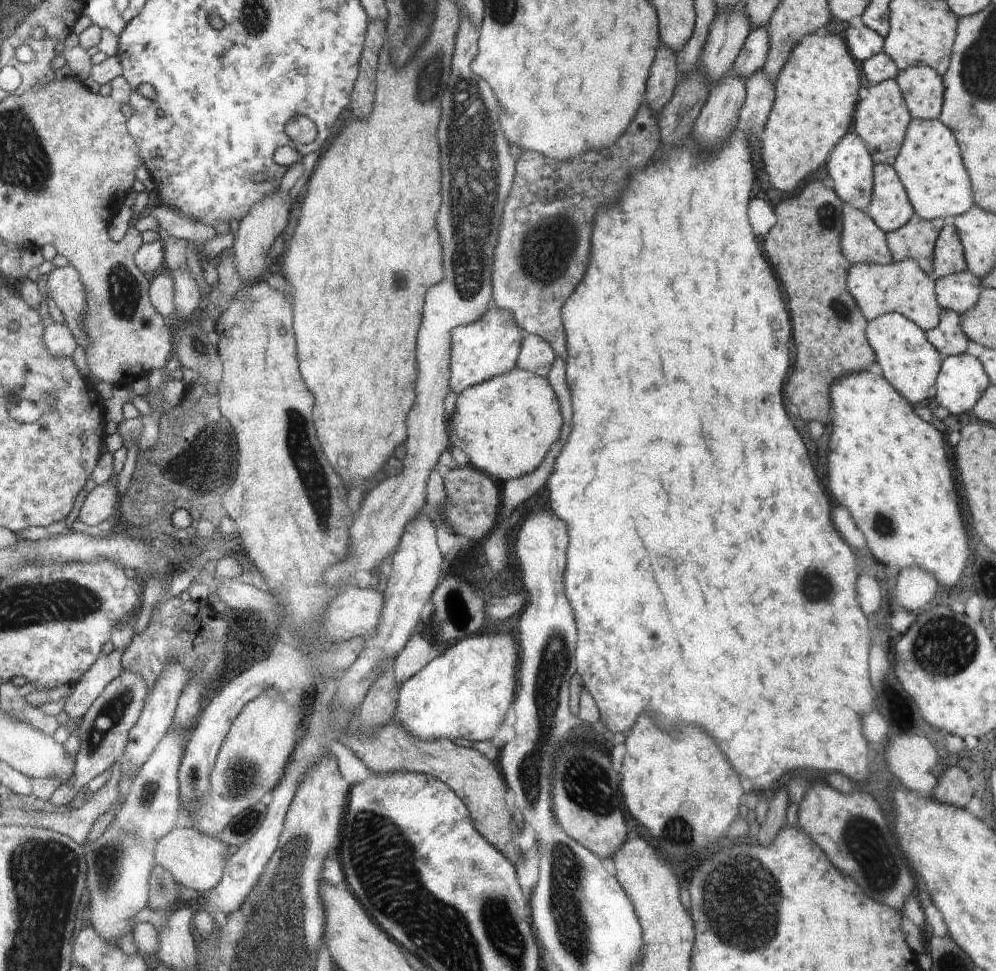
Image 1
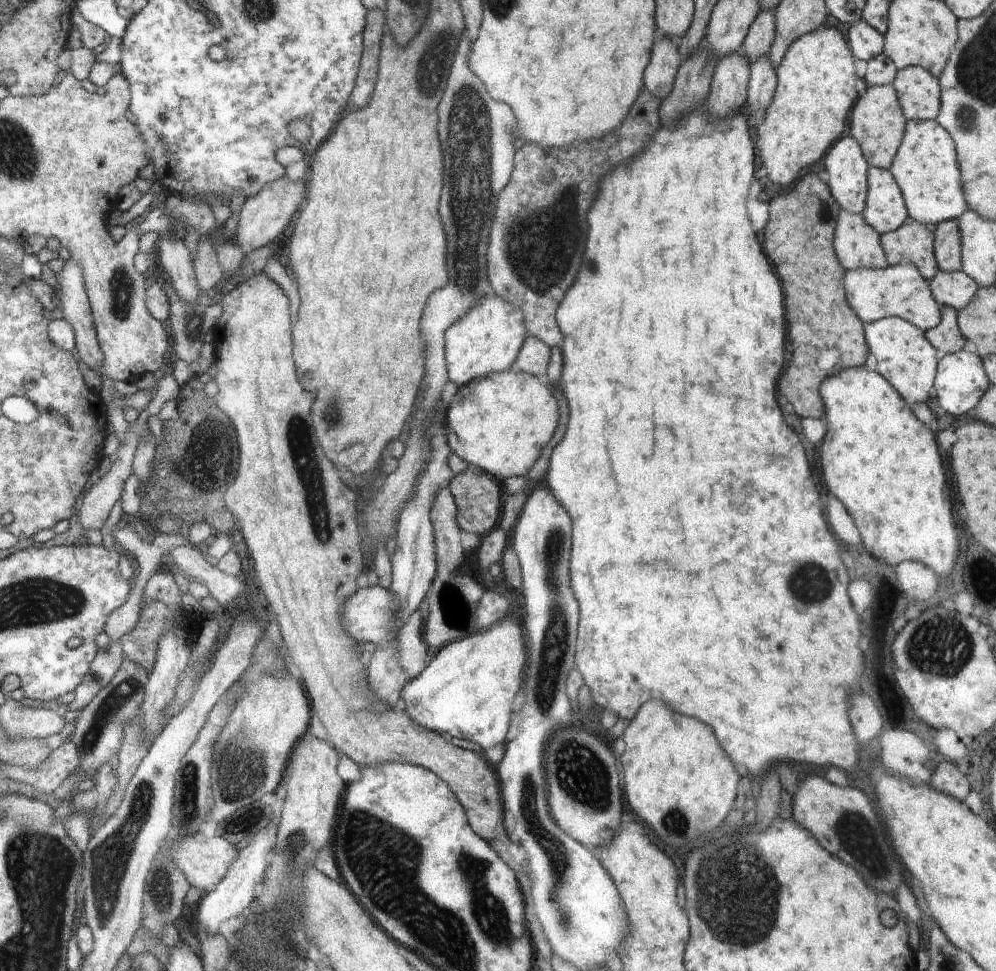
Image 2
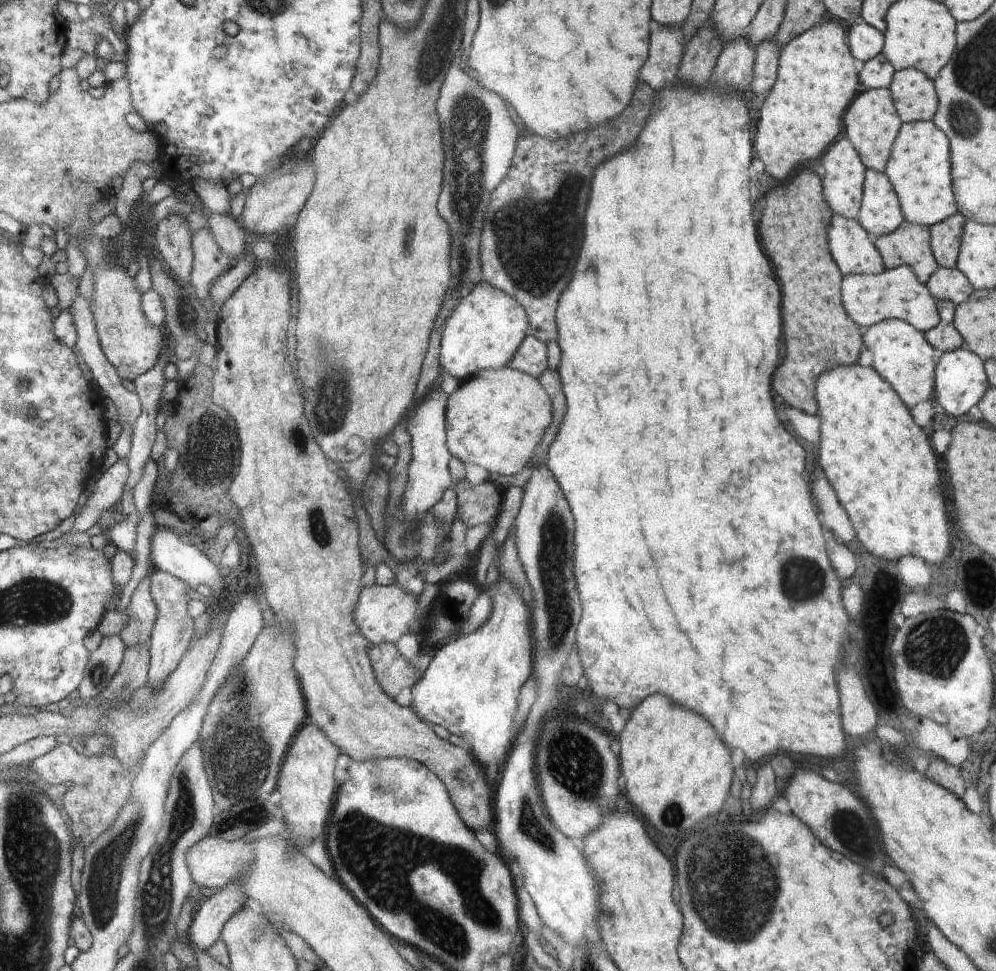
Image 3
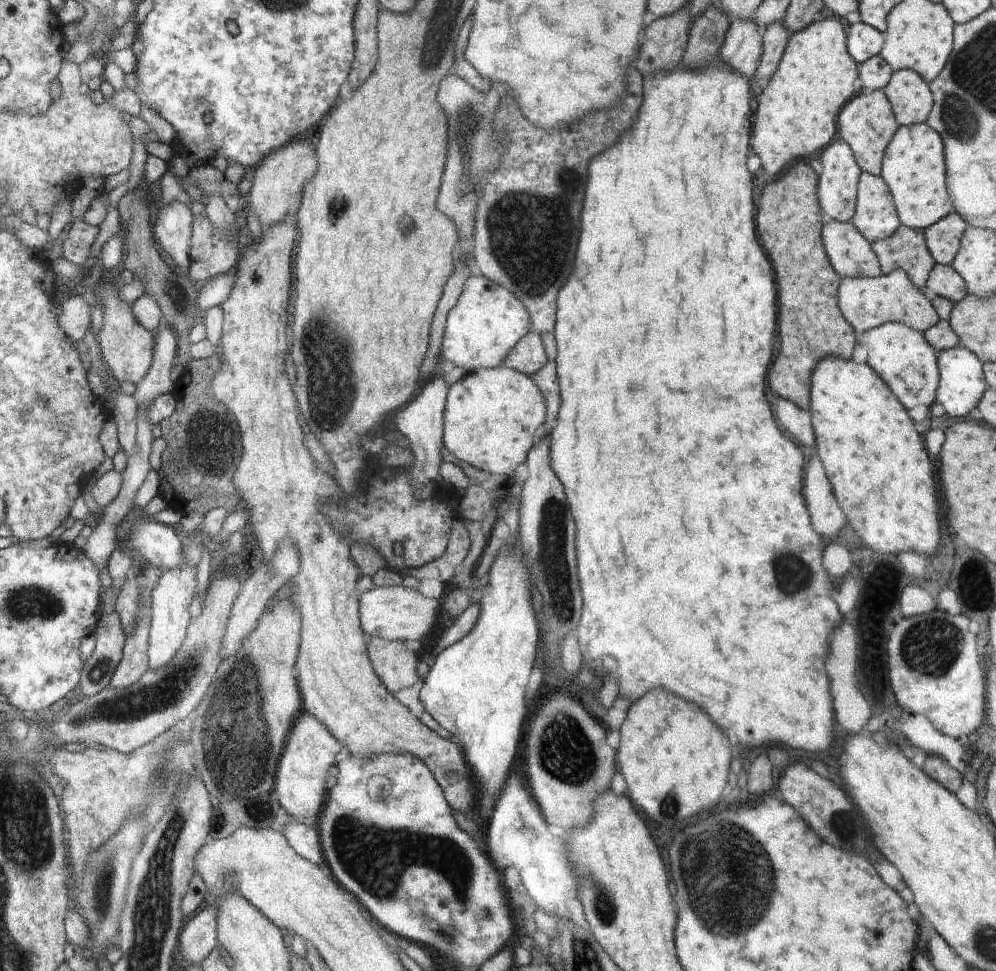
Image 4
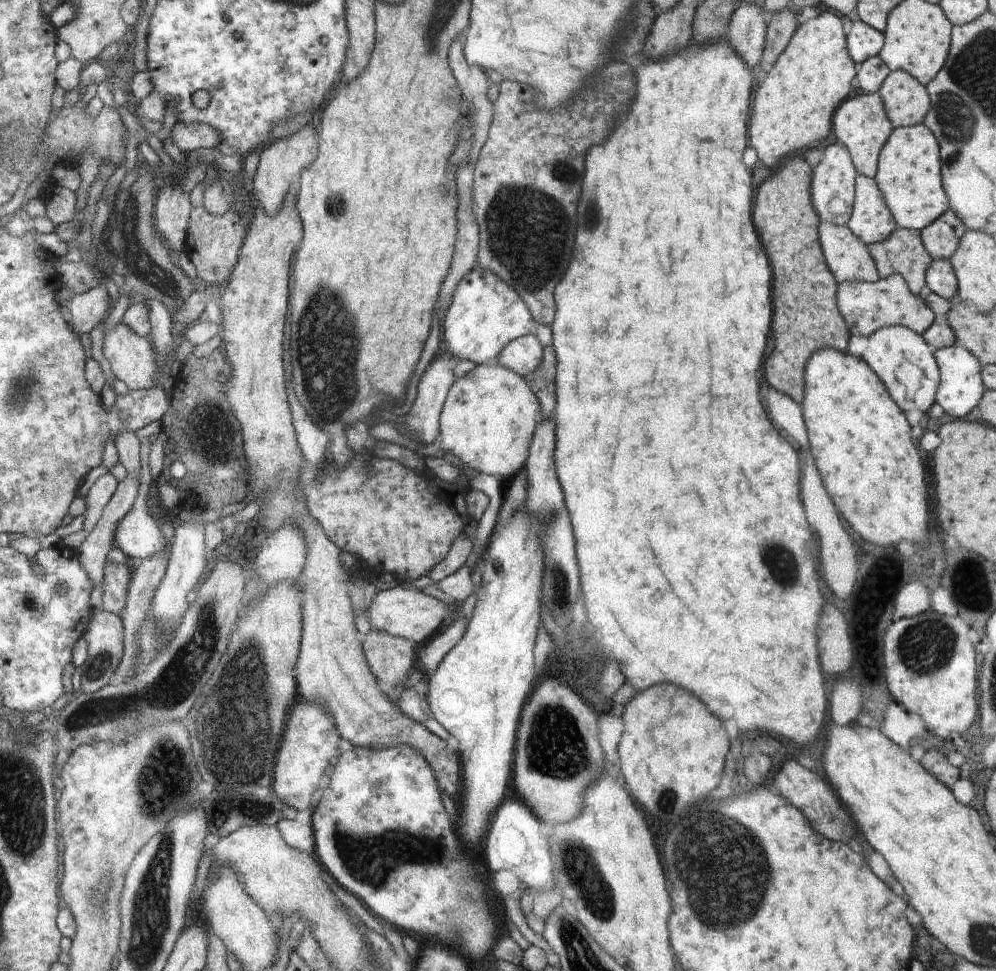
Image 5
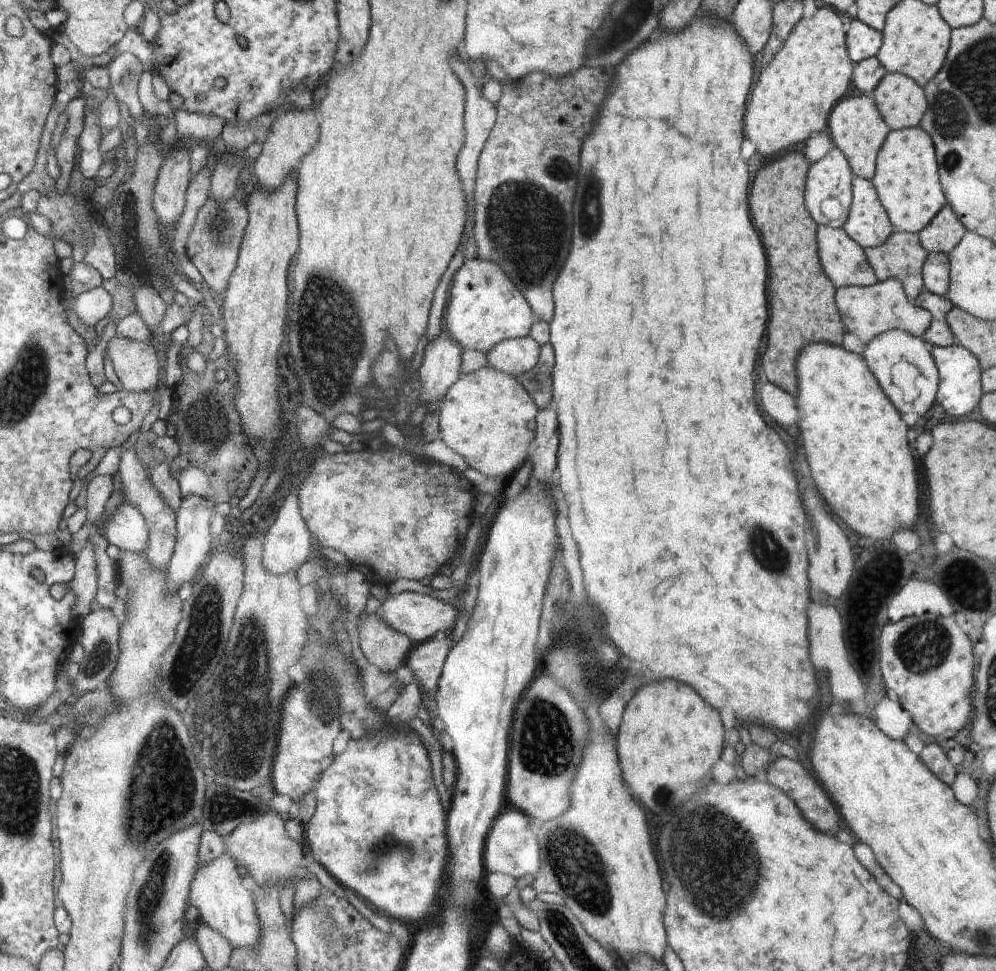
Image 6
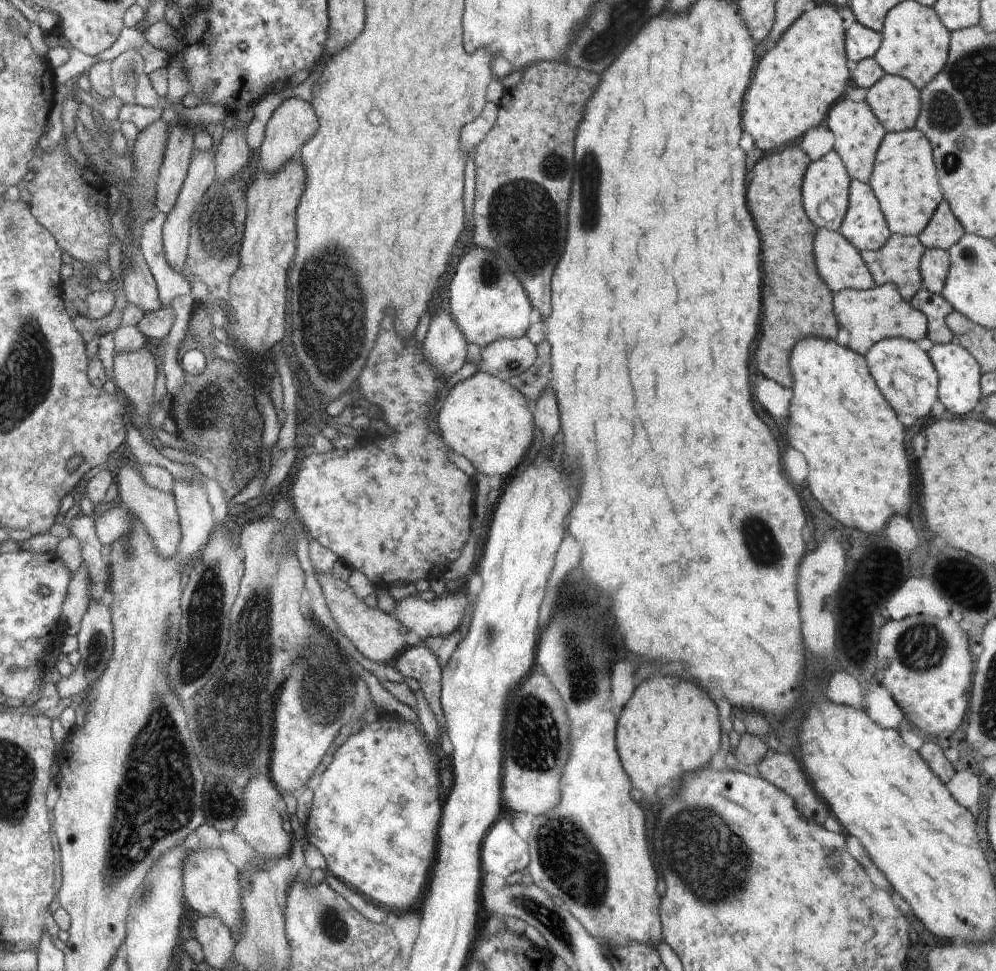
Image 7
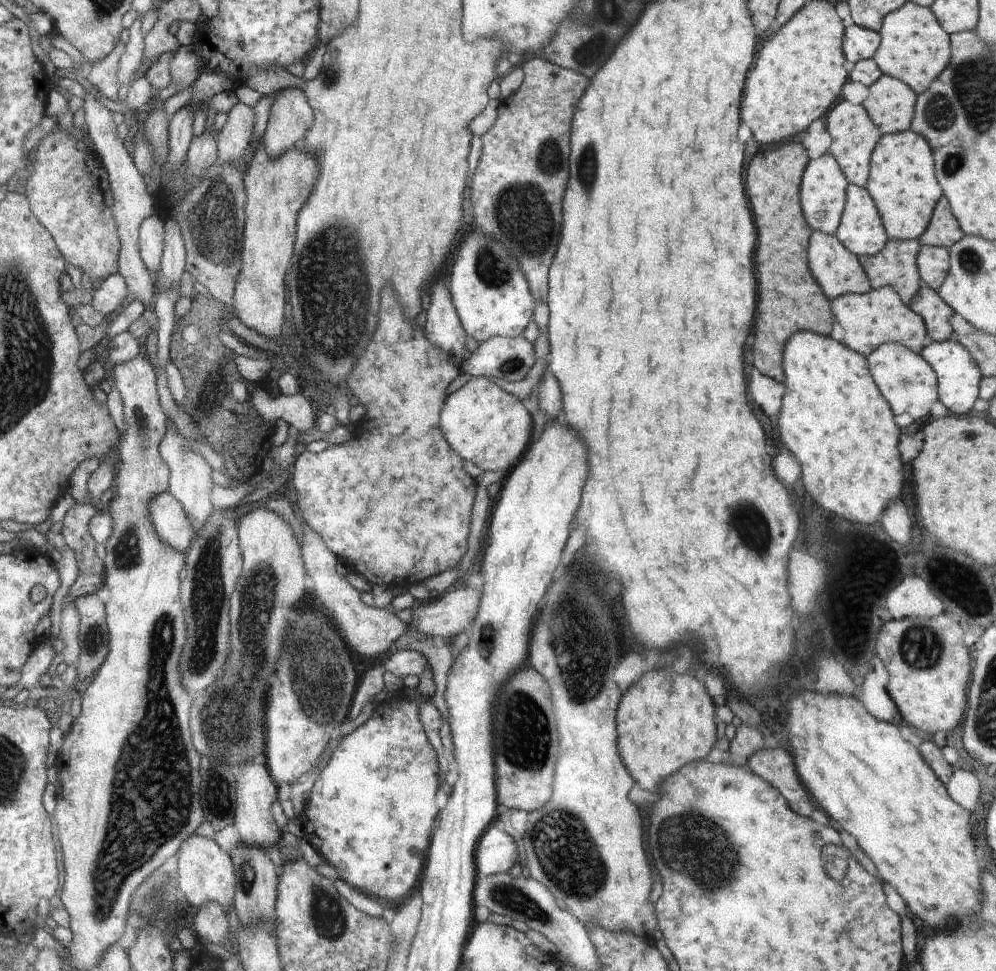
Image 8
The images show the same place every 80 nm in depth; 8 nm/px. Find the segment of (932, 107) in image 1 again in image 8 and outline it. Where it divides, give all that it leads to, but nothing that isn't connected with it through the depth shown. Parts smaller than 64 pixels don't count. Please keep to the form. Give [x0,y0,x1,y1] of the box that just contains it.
[861,74,917,135]

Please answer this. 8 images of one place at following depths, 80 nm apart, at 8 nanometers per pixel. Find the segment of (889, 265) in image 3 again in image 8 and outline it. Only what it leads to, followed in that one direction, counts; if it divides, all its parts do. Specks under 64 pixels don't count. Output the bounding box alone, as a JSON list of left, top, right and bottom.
[861,239,922,307]

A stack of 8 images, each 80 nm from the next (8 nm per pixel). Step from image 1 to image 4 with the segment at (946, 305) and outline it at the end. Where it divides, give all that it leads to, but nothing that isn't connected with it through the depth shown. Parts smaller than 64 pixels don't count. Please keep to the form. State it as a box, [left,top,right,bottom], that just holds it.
[926,264,968,304]

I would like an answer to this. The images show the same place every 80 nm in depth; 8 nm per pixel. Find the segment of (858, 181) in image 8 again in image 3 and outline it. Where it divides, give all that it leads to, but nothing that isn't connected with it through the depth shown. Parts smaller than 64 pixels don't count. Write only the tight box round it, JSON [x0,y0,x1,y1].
[844,88,903,173]

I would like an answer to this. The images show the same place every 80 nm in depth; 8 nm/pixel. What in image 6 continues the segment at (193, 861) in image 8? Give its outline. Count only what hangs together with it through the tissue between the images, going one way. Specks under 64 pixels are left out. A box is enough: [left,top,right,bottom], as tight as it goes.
[190,851,260,947]

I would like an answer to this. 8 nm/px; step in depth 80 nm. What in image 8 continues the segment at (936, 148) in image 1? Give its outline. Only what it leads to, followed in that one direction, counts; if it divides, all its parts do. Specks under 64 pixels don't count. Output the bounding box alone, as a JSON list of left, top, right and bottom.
[865,130,943,240]

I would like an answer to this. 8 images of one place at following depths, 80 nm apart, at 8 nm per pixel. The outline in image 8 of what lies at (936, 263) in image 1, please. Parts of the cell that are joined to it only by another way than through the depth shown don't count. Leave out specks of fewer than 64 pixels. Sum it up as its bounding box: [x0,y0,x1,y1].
[919,195,965,249]

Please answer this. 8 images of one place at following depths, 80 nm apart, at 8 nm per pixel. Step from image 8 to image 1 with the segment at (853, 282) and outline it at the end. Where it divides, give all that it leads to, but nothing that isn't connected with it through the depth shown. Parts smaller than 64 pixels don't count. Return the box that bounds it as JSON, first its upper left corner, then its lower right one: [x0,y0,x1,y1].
[842,204,893,264]

